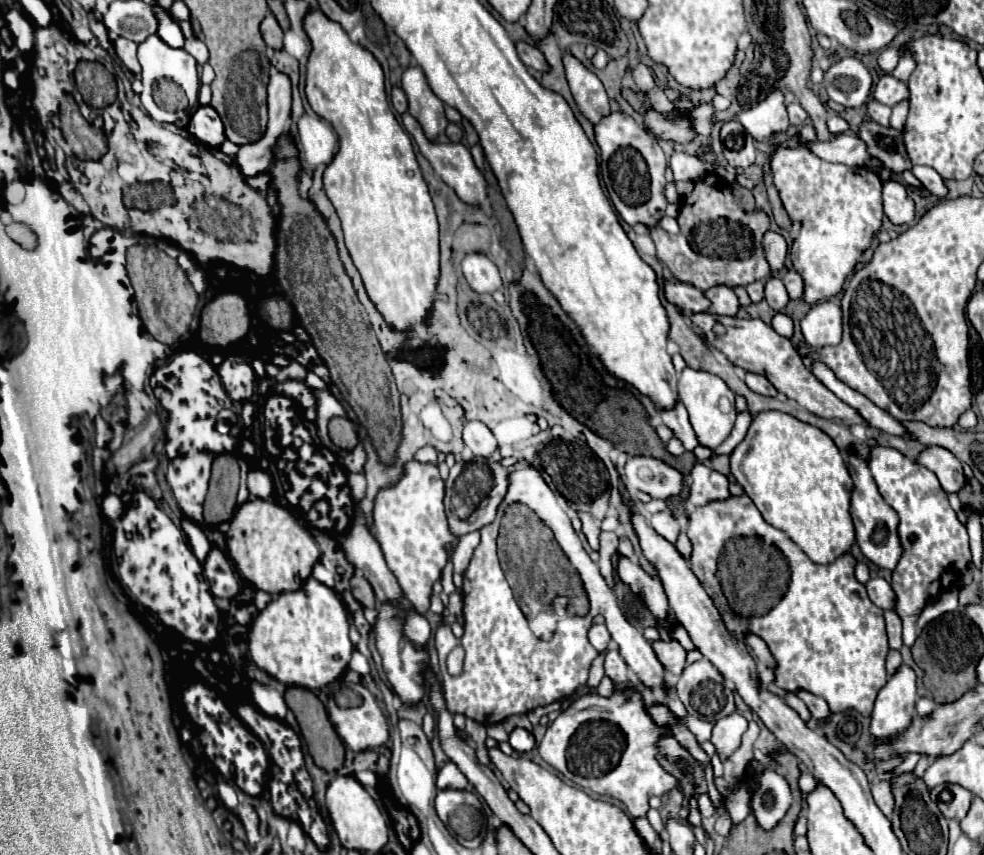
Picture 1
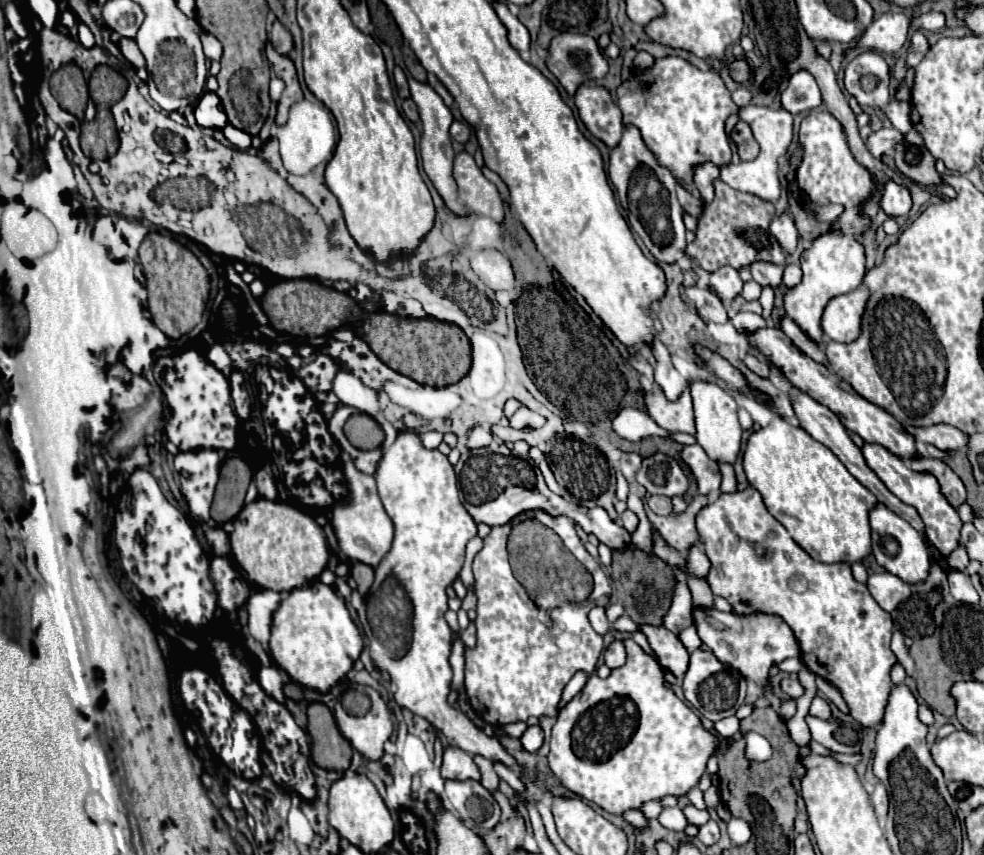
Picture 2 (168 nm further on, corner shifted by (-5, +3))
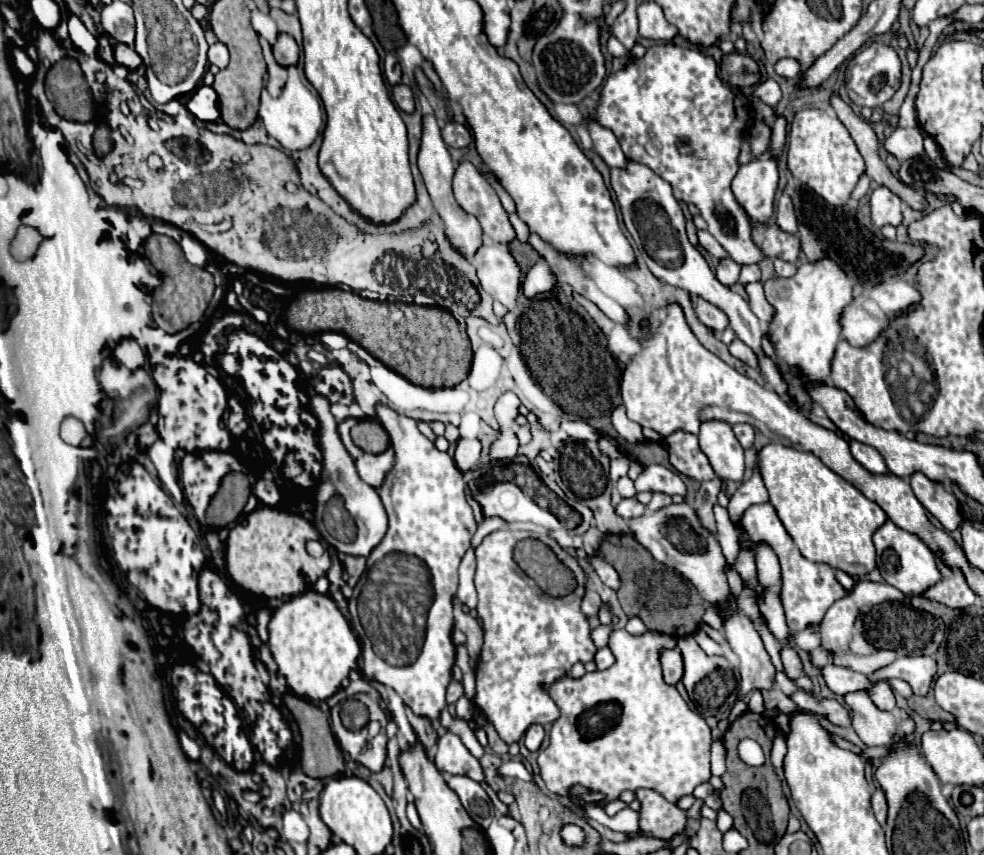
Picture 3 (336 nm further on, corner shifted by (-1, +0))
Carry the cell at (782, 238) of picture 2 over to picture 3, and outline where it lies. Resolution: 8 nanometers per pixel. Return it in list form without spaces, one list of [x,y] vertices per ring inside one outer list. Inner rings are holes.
[[[782,194],[780,196],[776,216],[778,216],[778,226],[782,230],[796,232],[796,212],[794,212],[794,206],[792,206],[792,200],[790,200],[788,194]]]

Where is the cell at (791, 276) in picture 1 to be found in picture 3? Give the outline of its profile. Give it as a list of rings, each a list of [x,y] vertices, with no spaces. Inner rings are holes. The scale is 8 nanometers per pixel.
[[[774,260],[774,270],[776,270],[778,276],[788,278],[788,276],[794,276],[794,272],[796,272],[796,264],[786,262],[786,260]]]

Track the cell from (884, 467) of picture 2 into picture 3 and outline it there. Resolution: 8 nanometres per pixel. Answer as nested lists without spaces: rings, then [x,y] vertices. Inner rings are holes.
[[[850,440],[850,452],[852,452],[852,456],[854,456],[868,472],[872,472],[872,474],[886,474],[886,472],[888,472],[882,454],[880,454],[876,448],[872,448],[872,446],[868,446],[868,444],[862,444],[862,442],[858,442],[858,440]]]

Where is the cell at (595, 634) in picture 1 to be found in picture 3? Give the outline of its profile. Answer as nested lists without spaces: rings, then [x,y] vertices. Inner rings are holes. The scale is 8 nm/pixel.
[[[586,588],[586,594],[584,594],[584,598],[582,598],[582,612],[584,612],[586,616],[596,616],[600,604],[602,604],[602,600],[600,600],[598,592]]]

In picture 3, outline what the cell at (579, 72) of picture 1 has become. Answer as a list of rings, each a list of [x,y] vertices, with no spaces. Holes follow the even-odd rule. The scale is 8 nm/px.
[[[590,120],[588,132],[590,132],[590,136],[592,136],[592,142],[594,142],[596,152],[600,154],[600,158],[602,158],[610,168],[626,168],[628,160],[626,160],[626,156],[624,156],[624,152],[622,152],[622,148],[620,148],[616,136],[614,136],[610,130],[602,128],[596,120]]]

